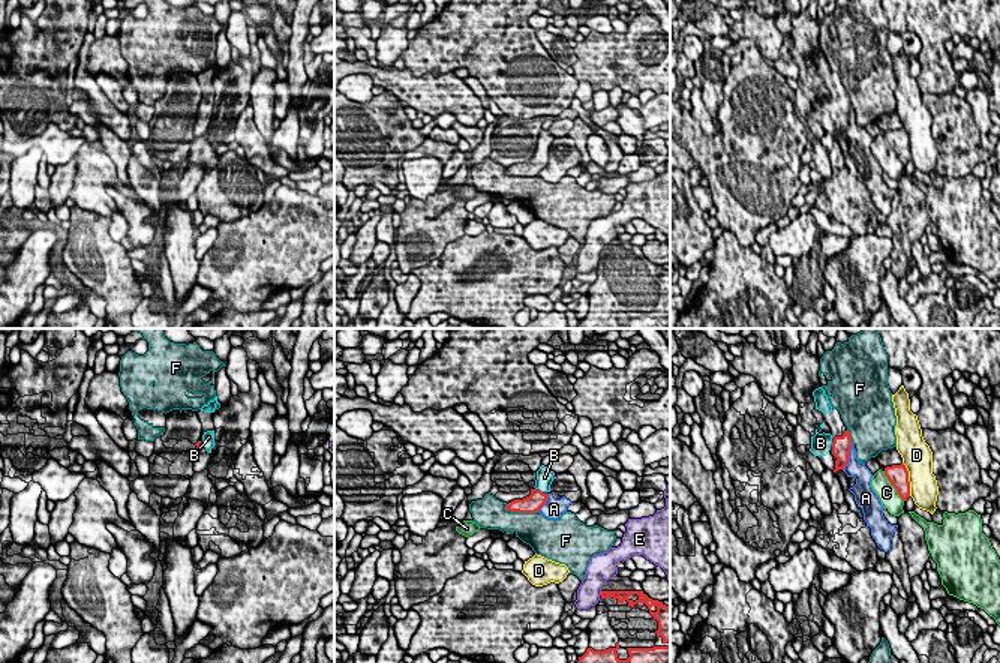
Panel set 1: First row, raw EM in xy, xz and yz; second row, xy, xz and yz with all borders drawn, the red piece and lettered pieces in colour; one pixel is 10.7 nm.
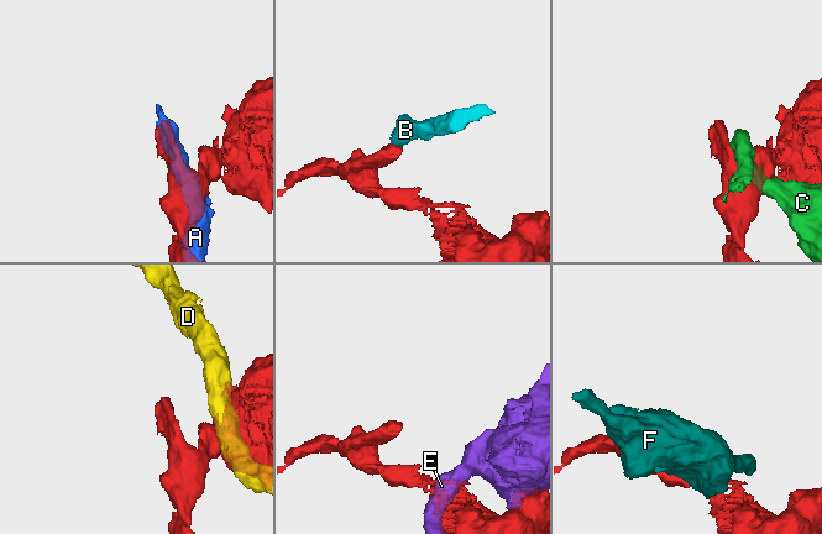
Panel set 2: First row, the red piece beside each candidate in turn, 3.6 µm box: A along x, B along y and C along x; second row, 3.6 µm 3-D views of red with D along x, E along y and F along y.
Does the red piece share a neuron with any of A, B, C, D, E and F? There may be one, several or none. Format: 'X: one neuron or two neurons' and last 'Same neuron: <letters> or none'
A: two neurons
B: one neuron
C: two neurons
D: two neurons
E: two neurons
F: two neurons
Same neuron: B

